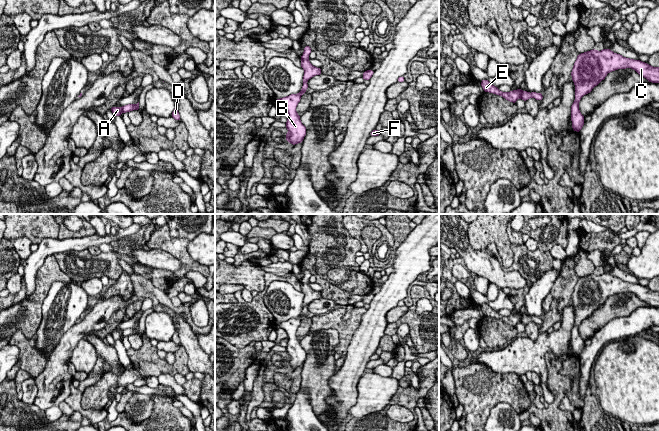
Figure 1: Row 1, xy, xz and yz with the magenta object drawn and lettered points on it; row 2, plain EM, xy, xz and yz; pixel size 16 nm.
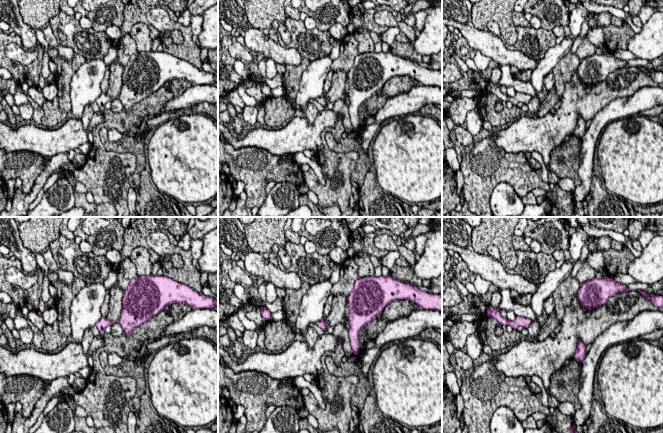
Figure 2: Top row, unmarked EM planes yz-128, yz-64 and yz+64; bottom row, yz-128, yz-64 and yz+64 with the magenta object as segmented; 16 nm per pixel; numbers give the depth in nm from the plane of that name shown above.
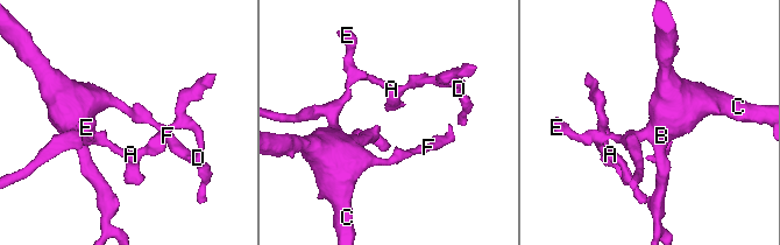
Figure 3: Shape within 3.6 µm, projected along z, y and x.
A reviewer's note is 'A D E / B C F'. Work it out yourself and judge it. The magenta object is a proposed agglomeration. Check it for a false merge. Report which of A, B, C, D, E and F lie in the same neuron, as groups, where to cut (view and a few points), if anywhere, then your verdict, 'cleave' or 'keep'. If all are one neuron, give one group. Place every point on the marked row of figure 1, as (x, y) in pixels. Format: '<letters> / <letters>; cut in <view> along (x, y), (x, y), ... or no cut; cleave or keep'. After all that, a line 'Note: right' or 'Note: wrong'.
A B C D E F; no cut; keep
Note: wrong

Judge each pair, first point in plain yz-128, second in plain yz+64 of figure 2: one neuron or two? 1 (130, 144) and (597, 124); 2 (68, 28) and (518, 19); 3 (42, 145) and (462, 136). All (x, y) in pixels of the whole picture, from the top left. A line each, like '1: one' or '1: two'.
1: two
2: two
3: two

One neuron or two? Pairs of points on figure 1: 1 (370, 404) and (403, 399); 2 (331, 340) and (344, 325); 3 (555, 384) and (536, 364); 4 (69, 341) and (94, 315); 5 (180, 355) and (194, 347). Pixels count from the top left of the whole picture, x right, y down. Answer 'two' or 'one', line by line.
1: two
2: two
3: two
4: one
5: two

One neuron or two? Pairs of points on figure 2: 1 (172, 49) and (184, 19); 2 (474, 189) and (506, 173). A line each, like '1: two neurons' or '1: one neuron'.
1: two neurons
2: one neuron

